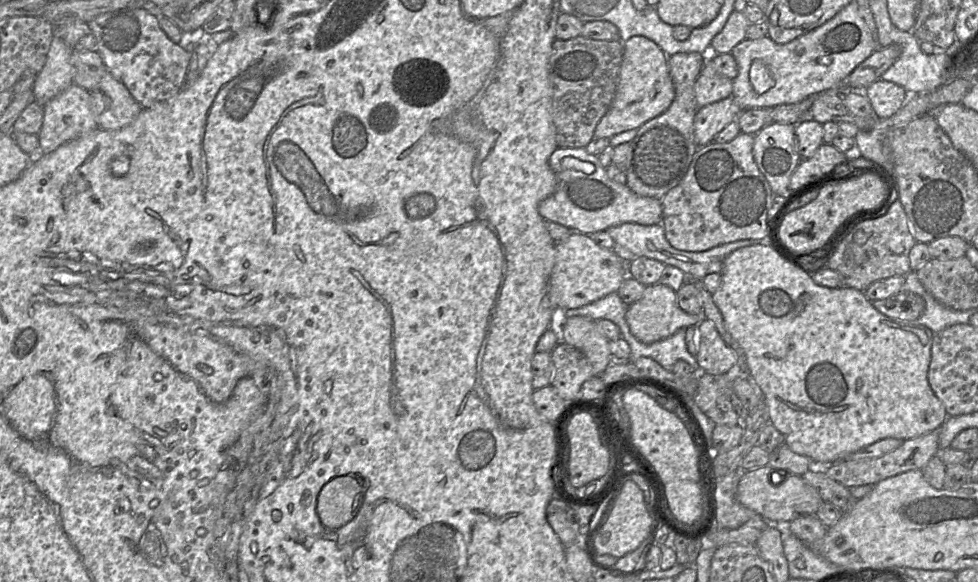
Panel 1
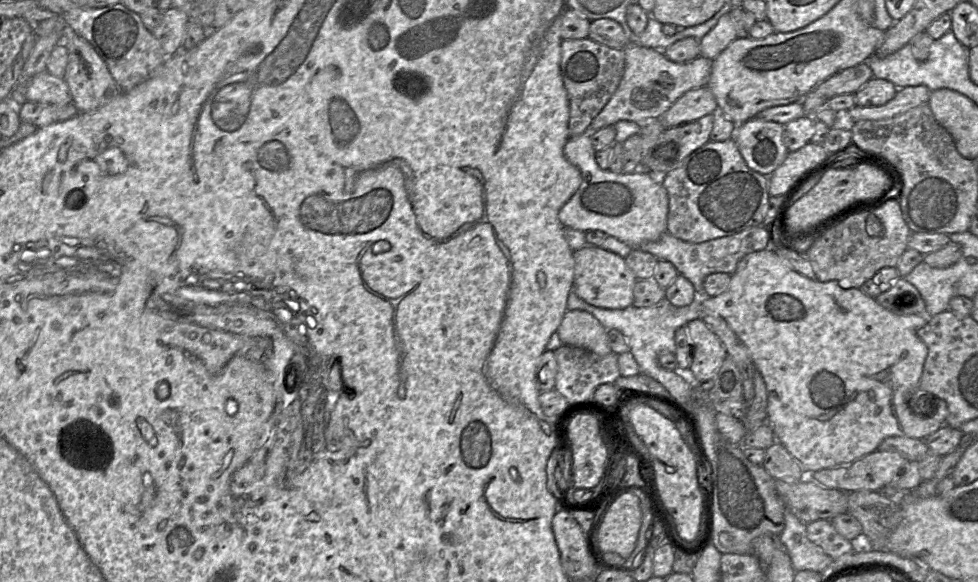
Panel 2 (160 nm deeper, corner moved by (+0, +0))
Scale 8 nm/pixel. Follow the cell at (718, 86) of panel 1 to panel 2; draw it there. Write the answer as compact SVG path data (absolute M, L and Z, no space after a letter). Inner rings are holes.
M702 86L684 93L659 120L665 128L671 128L698 120L717 110L712 91L708 86Z

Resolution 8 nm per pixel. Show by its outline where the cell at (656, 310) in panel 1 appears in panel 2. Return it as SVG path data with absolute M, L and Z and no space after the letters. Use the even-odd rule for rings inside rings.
M774 247L744 256L738 262L725 292L717 296L701 298L703 314L722 317L748 348L756 370L761 373L766 383L767 423L772 427L776 441L780 442L801 463L802 469L806 472L846 466L876 451L880 444L889 437L900 436L924 440L946 424L948 416L946 401L919 389L924 363L928 355L928 348L918 335L918 331L927 323L925 314L897 315L882 307L875 298L866 295L860 289L844 289L837 281L821 282L805 277L787 265L776 253ZM922 406L932 414L936 410L940 418L924 418L921 412Z

